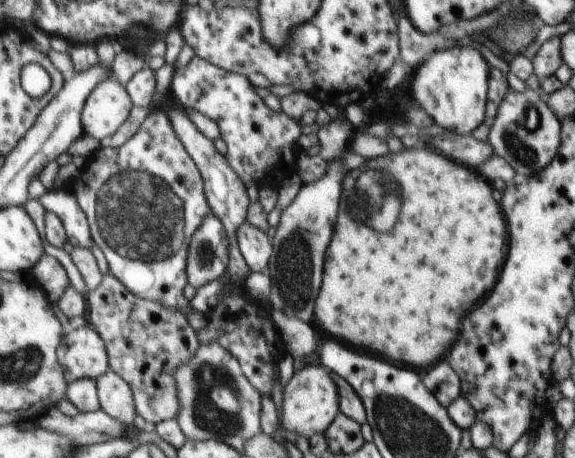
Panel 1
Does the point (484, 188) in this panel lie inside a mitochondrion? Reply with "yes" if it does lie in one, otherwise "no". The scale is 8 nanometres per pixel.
no

